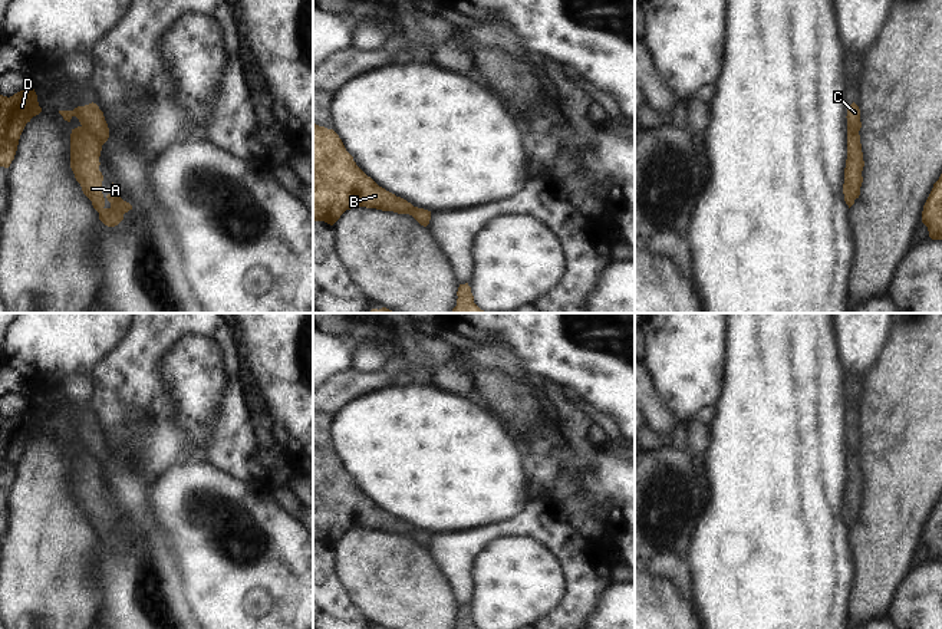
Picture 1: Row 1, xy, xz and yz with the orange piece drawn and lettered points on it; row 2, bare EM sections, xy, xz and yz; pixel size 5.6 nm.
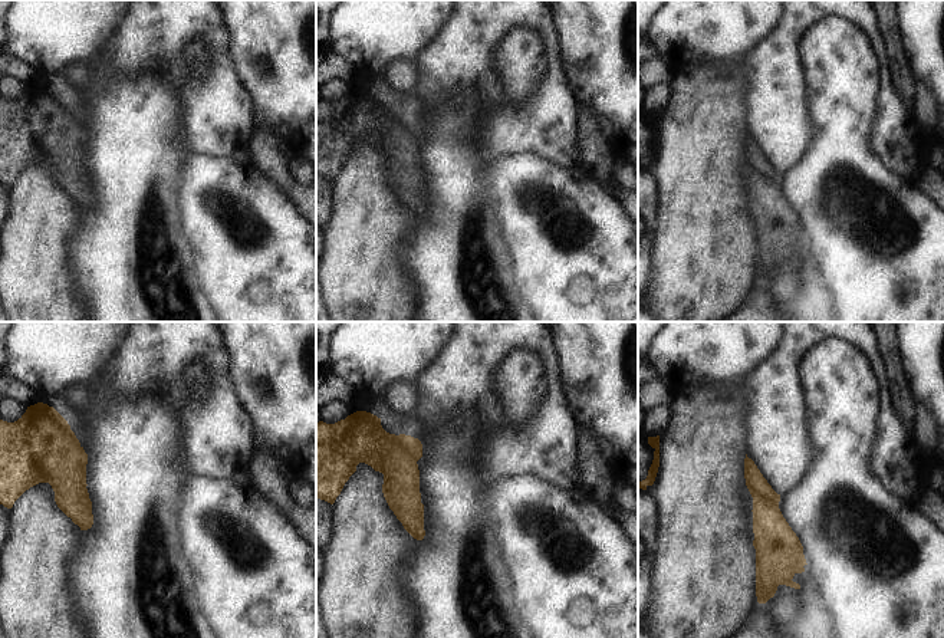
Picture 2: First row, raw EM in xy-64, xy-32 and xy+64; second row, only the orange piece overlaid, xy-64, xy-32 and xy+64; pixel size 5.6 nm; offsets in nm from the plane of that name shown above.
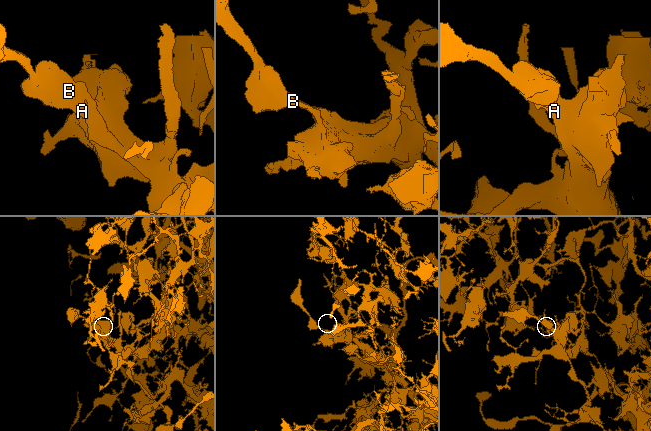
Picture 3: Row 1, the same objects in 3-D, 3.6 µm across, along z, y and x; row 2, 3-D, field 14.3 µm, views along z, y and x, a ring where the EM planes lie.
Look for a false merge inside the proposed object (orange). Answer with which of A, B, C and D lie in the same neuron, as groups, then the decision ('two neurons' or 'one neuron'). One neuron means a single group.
A B D / C; two neurons

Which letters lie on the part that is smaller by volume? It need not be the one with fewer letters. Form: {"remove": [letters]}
{"remove": ["A", "B", "D"]}

